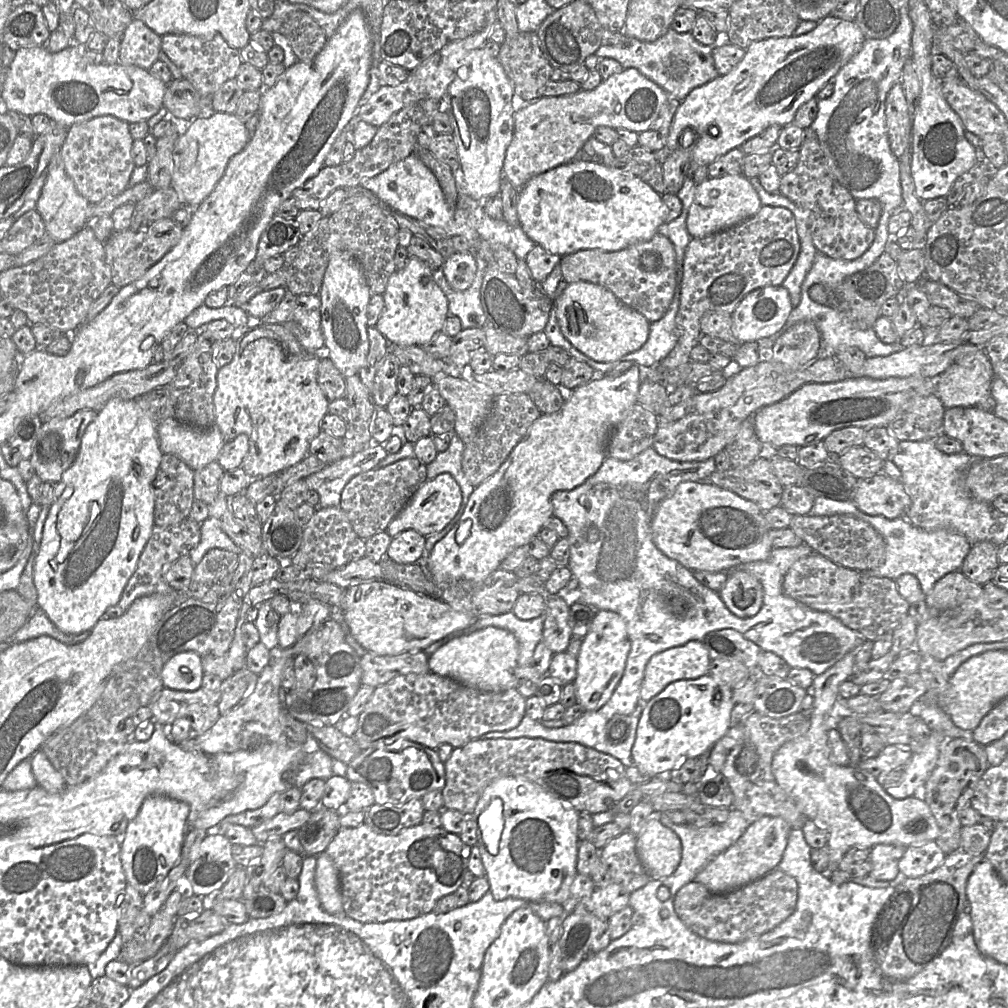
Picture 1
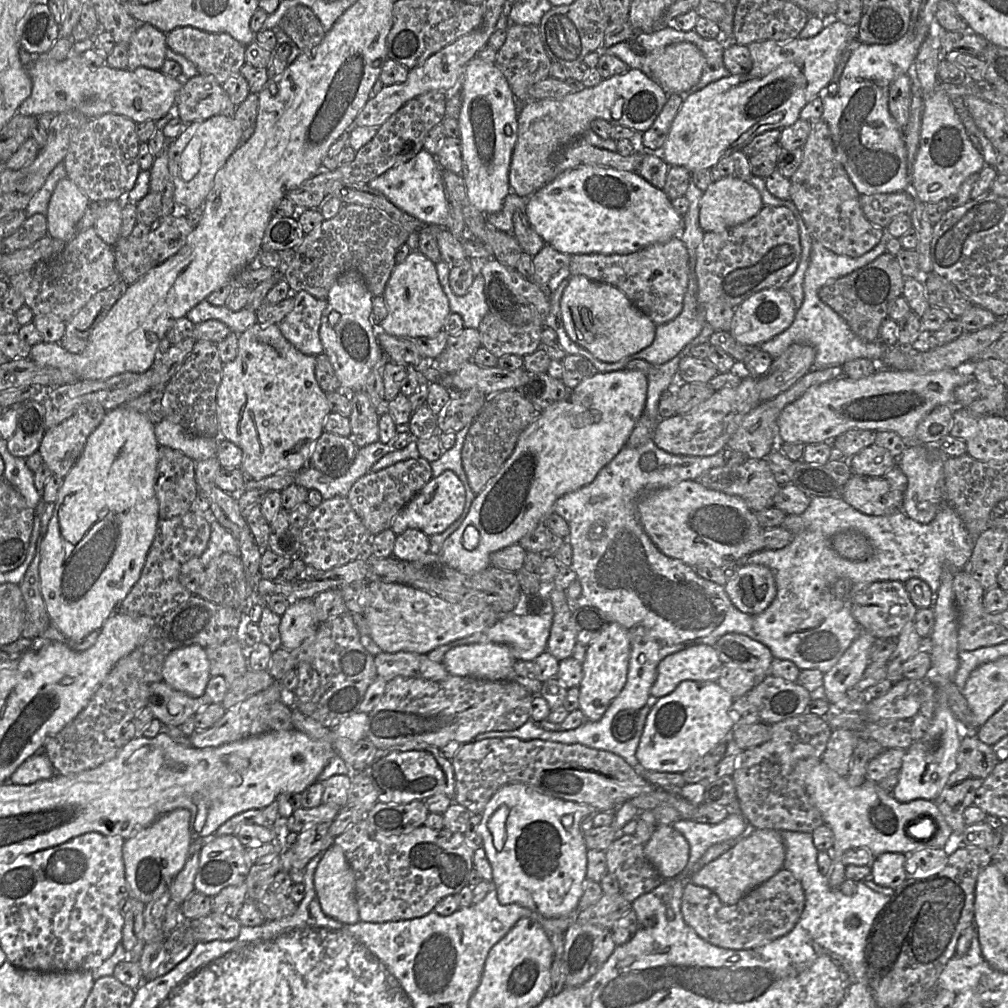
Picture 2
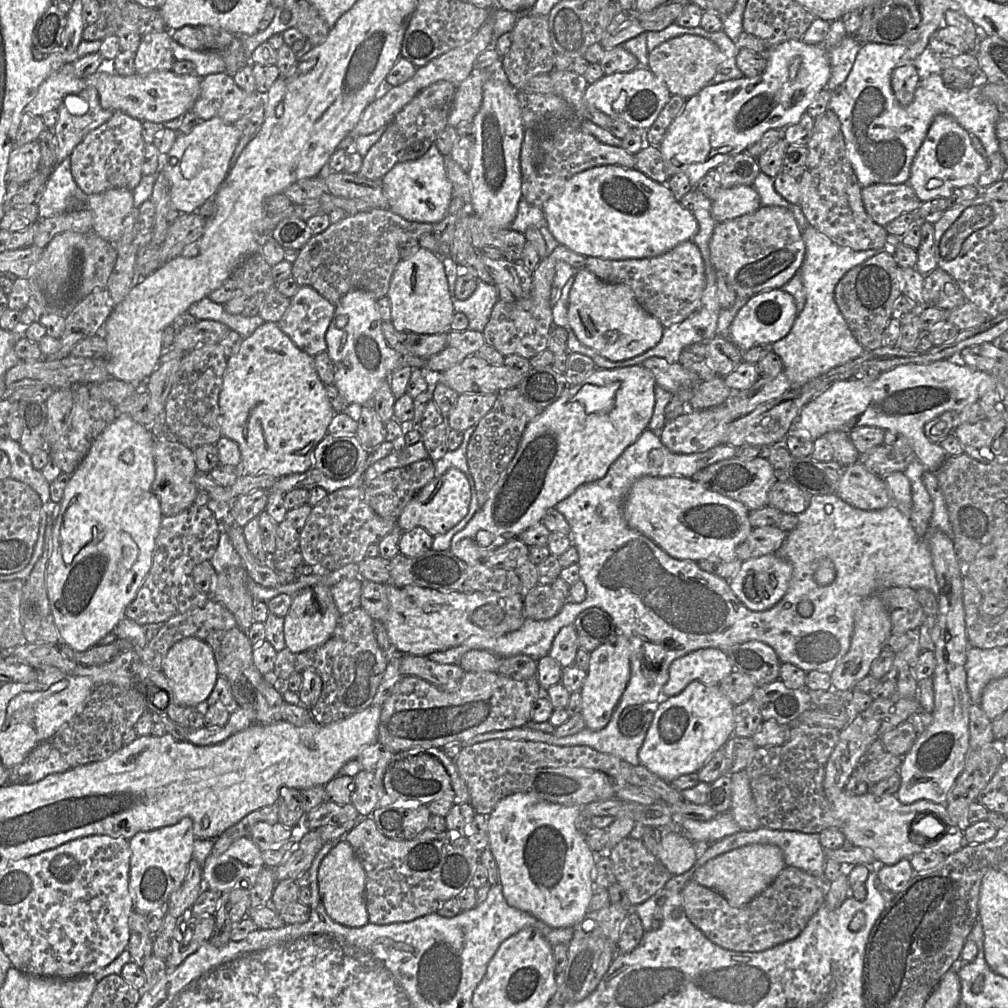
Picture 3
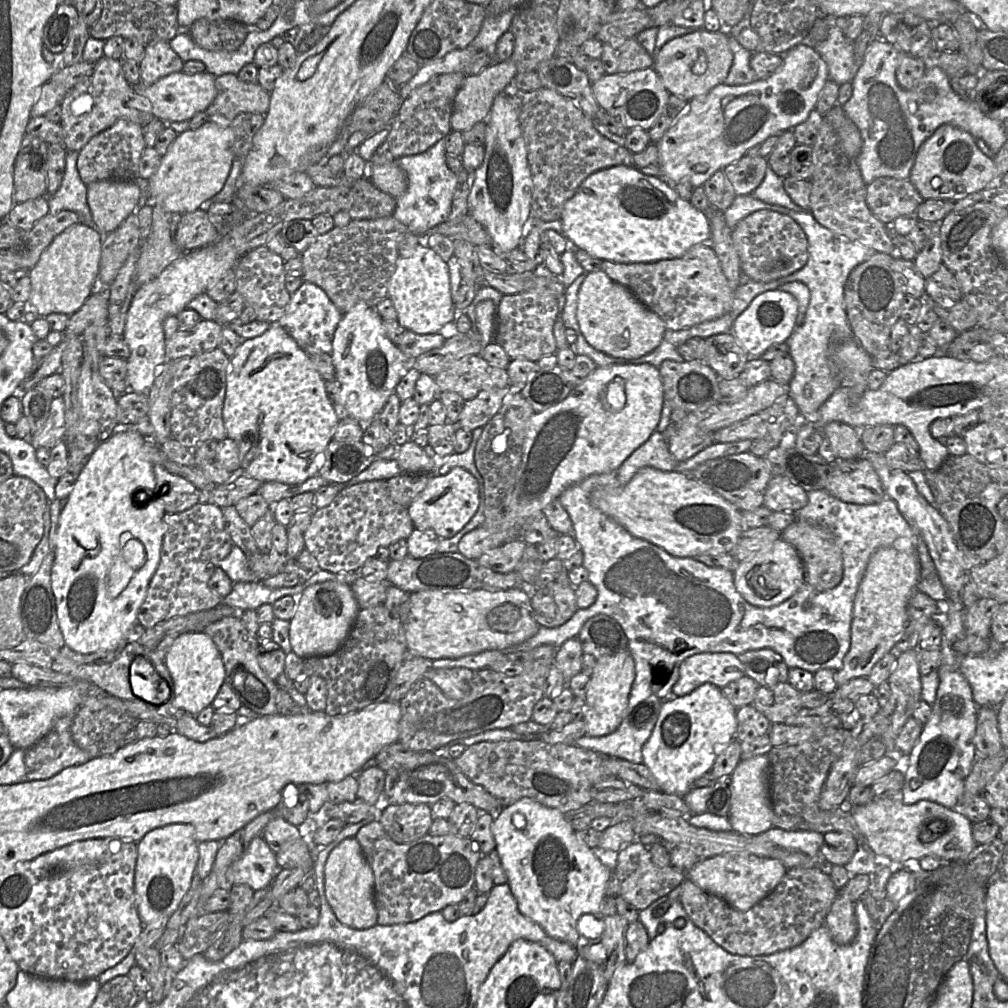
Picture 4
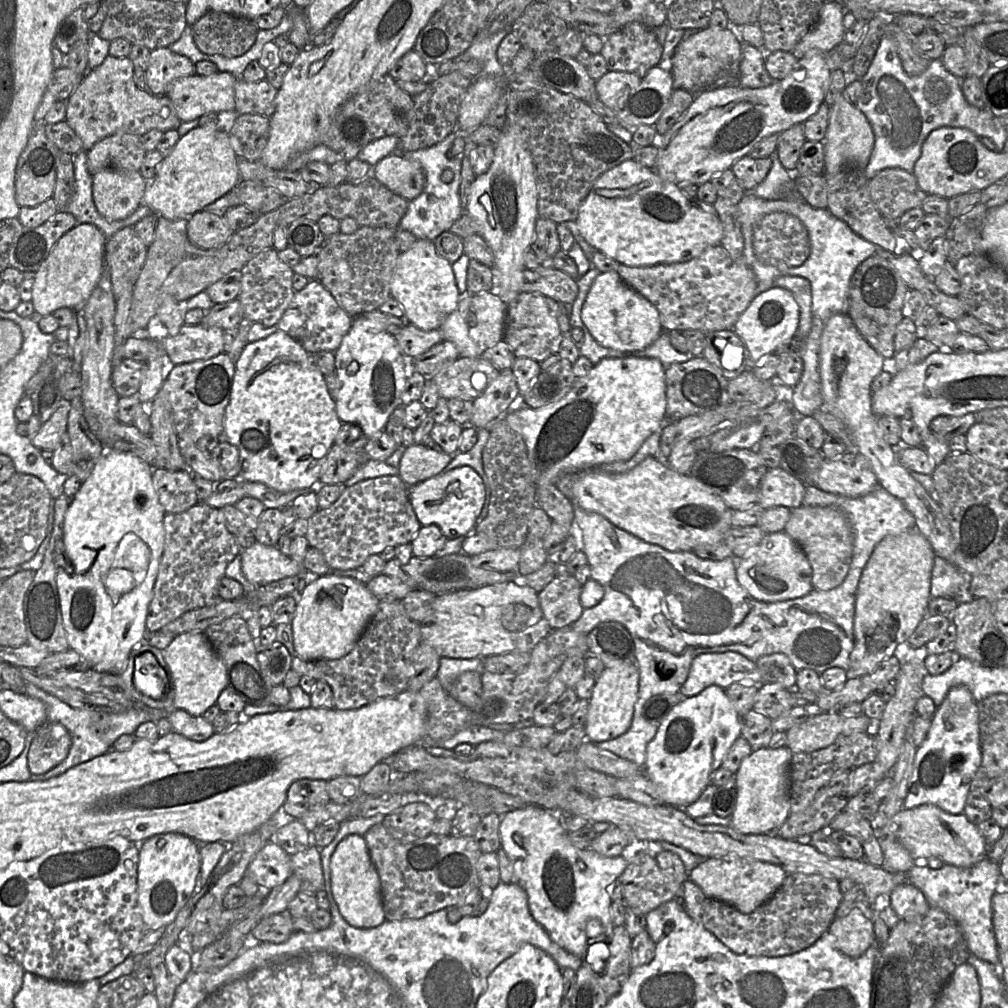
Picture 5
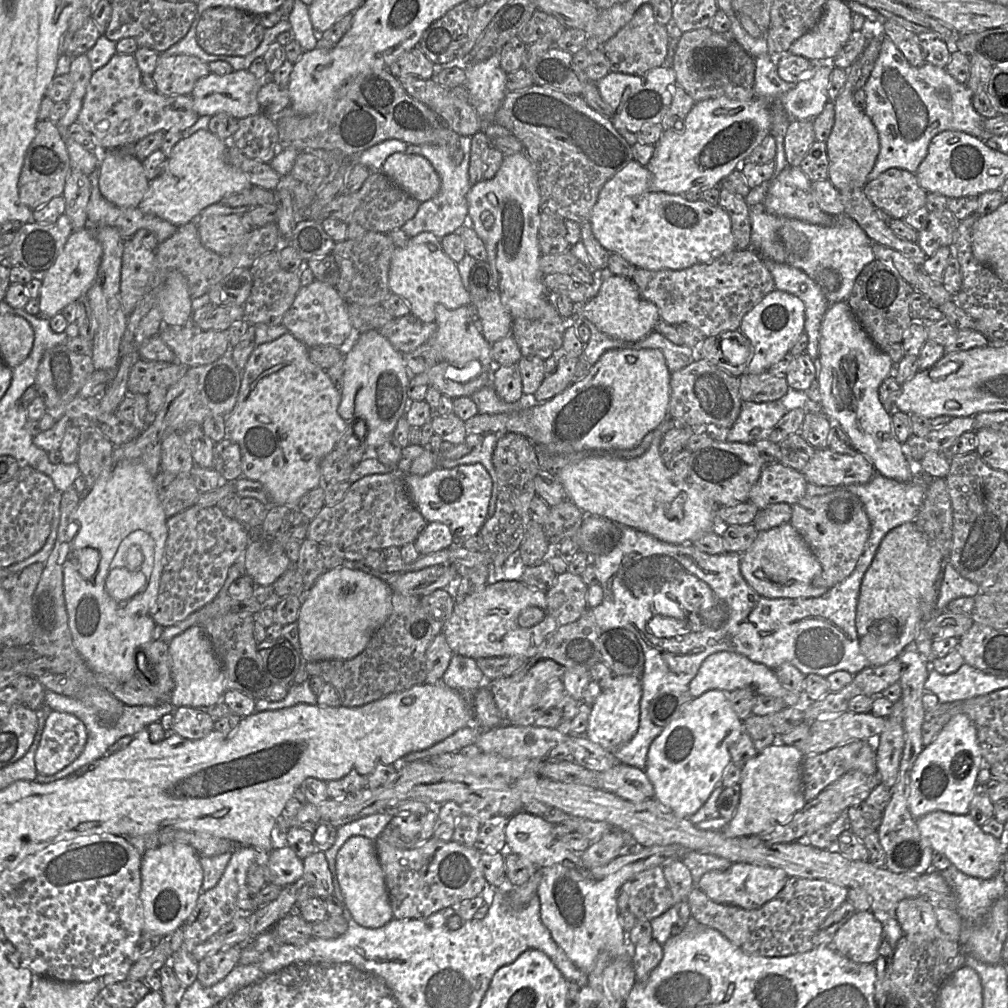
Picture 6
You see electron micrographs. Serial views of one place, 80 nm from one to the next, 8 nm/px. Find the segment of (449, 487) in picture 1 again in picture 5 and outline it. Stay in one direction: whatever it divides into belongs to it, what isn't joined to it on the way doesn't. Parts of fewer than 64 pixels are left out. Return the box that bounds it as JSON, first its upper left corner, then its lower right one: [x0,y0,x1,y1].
[409,466,486,539]

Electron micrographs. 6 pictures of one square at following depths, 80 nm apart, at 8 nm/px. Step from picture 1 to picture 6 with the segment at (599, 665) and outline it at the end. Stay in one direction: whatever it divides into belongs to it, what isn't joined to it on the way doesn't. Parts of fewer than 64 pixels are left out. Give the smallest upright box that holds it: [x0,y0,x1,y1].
[586,675,642,754]

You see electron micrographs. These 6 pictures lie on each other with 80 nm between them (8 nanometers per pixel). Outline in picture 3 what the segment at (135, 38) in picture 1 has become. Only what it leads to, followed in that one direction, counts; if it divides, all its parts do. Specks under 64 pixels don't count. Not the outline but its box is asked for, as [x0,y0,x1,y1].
[134,30,176,73]

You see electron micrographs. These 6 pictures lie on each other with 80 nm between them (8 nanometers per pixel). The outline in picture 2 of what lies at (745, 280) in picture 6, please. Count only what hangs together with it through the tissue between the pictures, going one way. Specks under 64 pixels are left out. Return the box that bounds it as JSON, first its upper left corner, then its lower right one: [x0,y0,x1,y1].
[568,238,689,326]

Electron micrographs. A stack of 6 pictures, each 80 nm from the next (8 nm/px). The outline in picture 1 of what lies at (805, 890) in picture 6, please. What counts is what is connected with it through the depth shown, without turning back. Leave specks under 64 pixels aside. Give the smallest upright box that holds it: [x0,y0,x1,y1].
[674,870,798,943]

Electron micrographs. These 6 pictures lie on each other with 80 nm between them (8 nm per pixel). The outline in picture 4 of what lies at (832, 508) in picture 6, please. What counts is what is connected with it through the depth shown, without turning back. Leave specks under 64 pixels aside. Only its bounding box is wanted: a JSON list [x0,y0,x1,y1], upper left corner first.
[782,520,843,591]

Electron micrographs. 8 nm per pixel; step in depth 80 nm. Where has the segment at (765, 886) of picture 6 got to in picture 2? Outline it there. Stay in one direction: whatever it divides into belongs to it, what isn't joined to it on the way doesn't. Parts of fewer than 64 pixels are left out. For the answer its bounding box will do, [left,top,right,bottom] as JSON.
[690,829,786,904]

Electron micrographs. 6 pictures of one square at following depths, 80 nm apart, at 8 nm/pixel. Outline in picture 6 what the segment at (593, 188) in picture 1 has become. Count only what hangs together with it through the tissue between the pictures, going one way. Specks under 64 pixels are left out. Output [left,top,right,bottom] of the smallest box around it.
[590,160,736,270]

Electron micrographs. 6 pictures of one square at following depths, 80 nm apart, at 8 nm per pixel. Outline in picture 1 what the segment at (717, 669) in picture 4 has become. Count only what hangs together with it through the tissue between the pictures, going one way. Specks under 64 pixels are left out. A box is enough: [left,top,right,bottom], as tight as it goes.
[640,640,710,702]

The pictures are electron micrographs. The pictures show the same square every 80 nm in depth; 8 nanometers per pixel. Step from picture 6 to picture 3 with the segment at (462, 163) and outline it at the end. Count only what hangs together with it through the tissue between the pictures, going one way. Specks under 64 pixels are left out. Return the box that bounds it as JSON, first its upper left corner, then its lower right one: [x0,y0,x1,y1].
[381,145,453,223]

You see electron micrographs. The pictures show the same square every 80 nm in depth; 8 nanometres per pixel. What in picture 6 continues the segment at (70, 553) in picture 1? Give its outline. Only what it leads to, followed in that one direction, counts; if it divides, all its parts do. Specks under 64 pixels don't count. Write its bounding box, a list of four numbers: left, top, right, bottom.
[63,461,168,681]

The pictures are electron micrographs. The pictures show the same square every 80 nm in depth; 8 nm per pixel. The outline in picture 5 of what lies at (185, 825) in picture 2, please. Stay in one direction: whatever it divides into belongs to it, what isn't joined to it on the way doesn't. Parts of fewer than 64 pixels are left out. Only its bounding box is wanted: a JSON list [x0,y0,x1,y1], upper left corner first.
[138,832,201,927]

